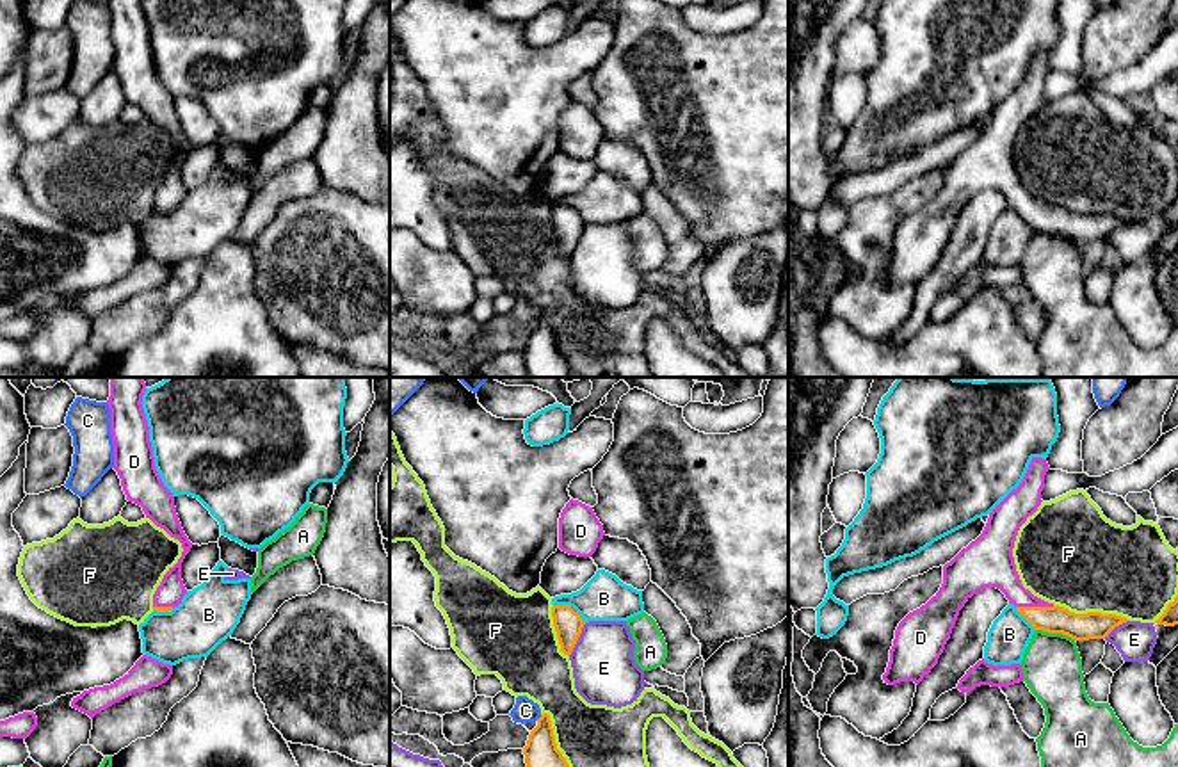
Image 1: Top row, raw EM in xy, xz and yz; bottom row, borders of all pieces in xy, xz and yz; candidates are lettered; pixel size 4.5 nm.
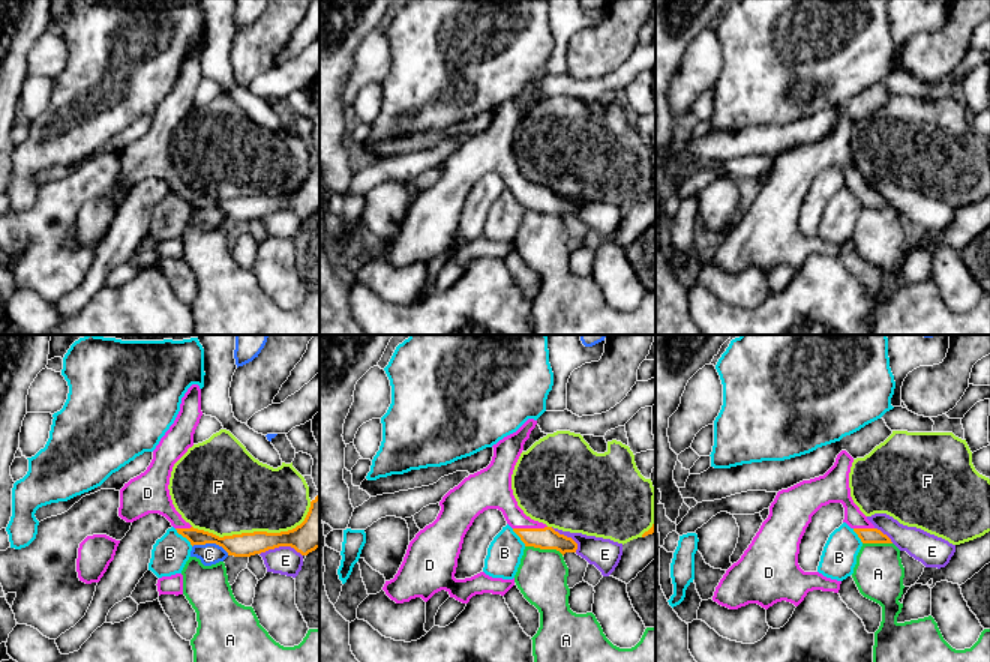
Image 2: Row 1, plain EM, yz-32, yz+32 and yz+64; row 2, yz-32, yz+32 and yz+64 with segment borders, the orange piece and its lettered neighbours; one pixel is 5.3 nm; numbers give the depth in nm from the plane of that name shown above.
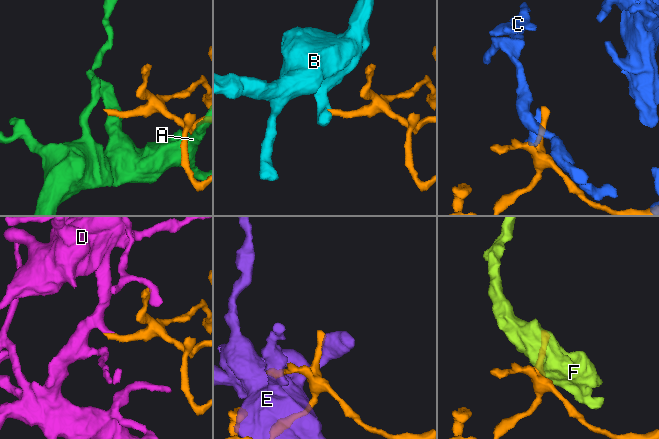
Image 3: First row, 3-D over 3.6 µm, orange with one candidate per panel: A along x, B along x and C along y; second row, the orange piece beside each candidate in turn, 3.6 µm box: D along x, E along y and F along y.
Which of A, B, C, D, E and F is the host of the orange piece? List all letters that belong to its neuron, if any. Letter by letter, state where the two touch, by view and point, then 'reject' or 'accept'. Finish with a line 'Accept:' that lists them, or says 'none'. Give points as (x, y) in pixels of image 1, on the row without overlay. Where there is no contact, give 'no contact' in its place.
A: meets orange in yz at (1056, 234); reject
B: meets orange in yz at (1025, 219); reject
C: meets orange in xz at (540, 319); reject
D: meets orange in yz at (1034, 209); accept
E: meets orange in xz at (577, 241); reject
F: meets orange in yz at (1093, 214); reject
Accept: D

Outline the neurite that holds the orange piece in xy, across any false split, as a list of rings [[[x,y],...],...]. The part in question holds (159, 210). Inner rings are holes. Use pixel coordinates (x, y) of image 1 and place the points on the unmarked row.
[[[142,0],[107,2],[114,43],[114,71],[121,80],[126,101],[141,107],[146,119],[182,144],[182,158],[169,169],[153,196],[153,212],[171,214],[187,196],[182,182],[182,164],[192,144],[178,121],[174,98],[155,69],[149,28],[141,4]]]

